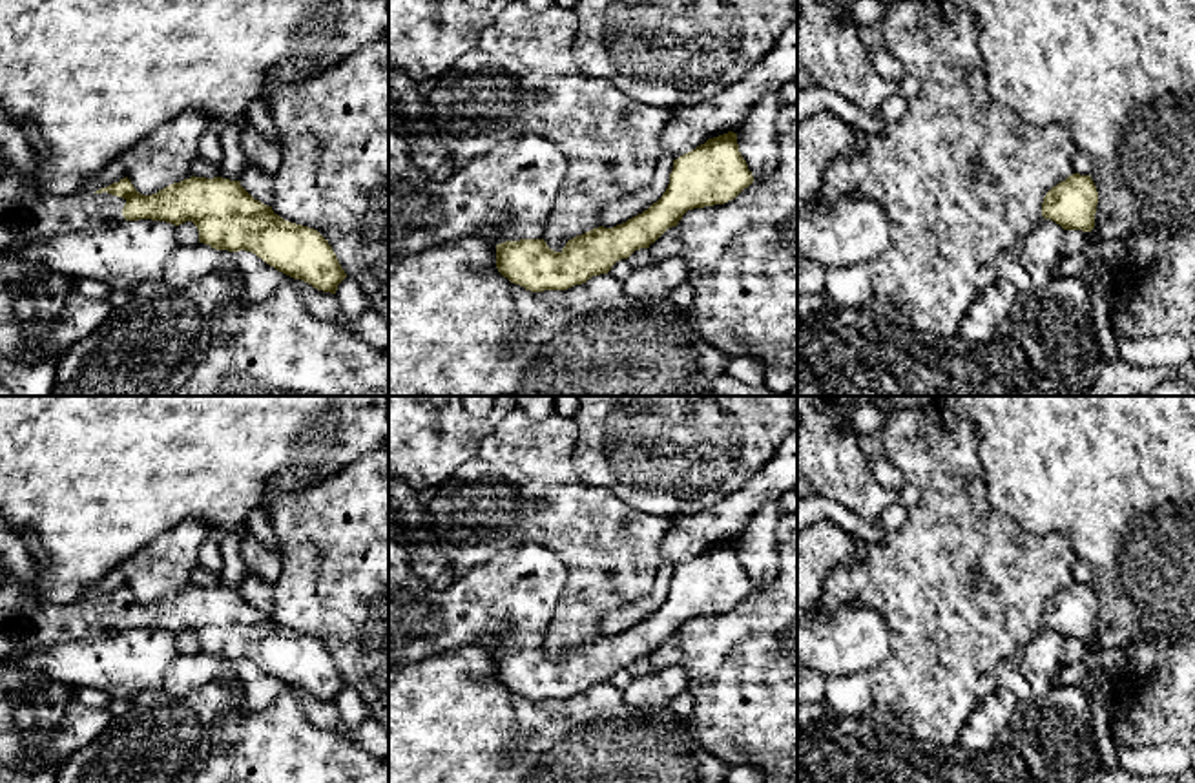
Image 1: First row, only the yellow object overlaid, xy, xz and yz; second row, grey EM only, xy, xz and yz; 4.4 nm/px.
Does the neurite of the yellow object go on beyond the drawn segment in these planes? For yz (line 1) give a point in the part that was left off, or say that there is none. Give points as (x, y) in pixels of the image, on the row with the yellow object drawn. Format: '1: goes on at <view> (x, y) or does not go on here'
1: does not go on here

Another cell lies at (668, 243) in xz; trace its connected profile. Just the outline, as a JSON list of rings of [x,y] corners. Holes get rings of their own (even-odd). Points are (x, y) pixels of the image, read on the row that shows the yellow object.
[[[677,226],[668,228],[655,243],[649,245],[653,261],[662,261],[670,256],[679,256],[681,248],[681,232]]]

